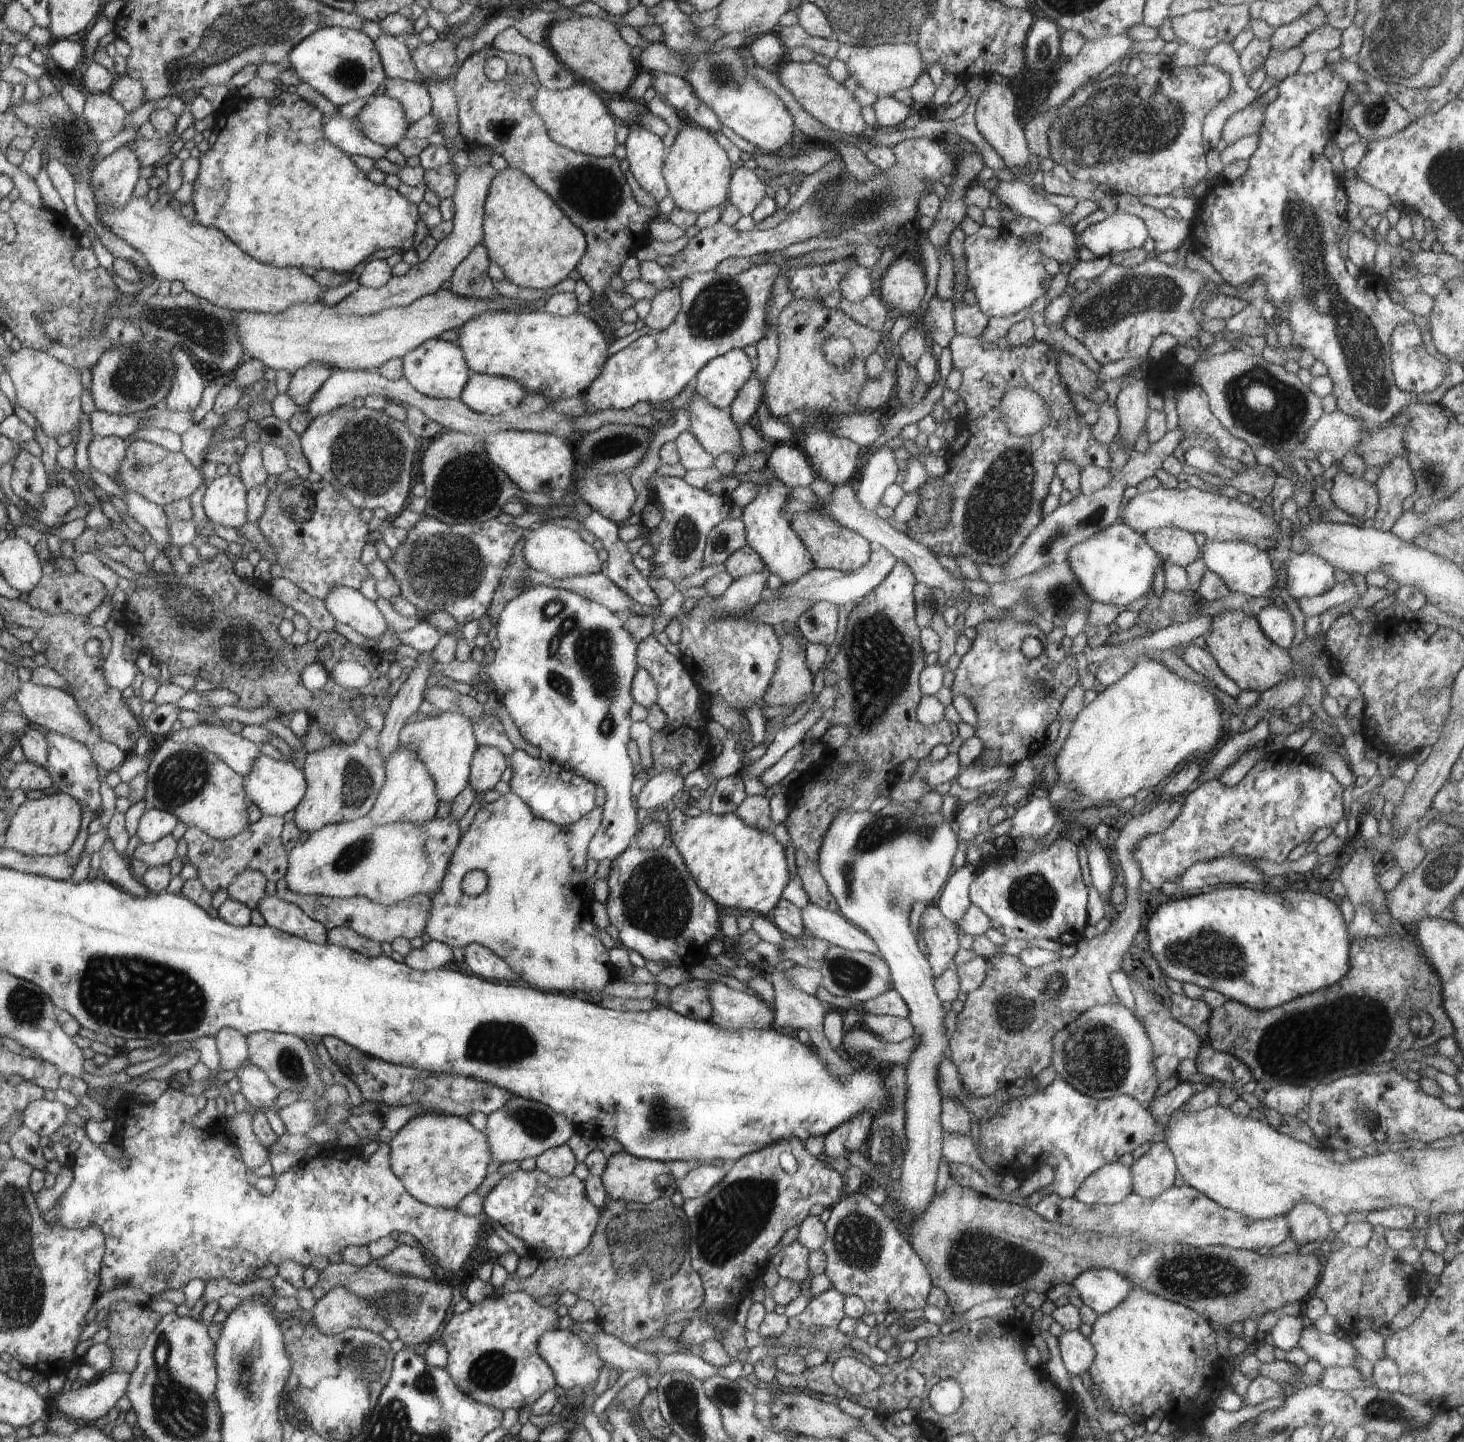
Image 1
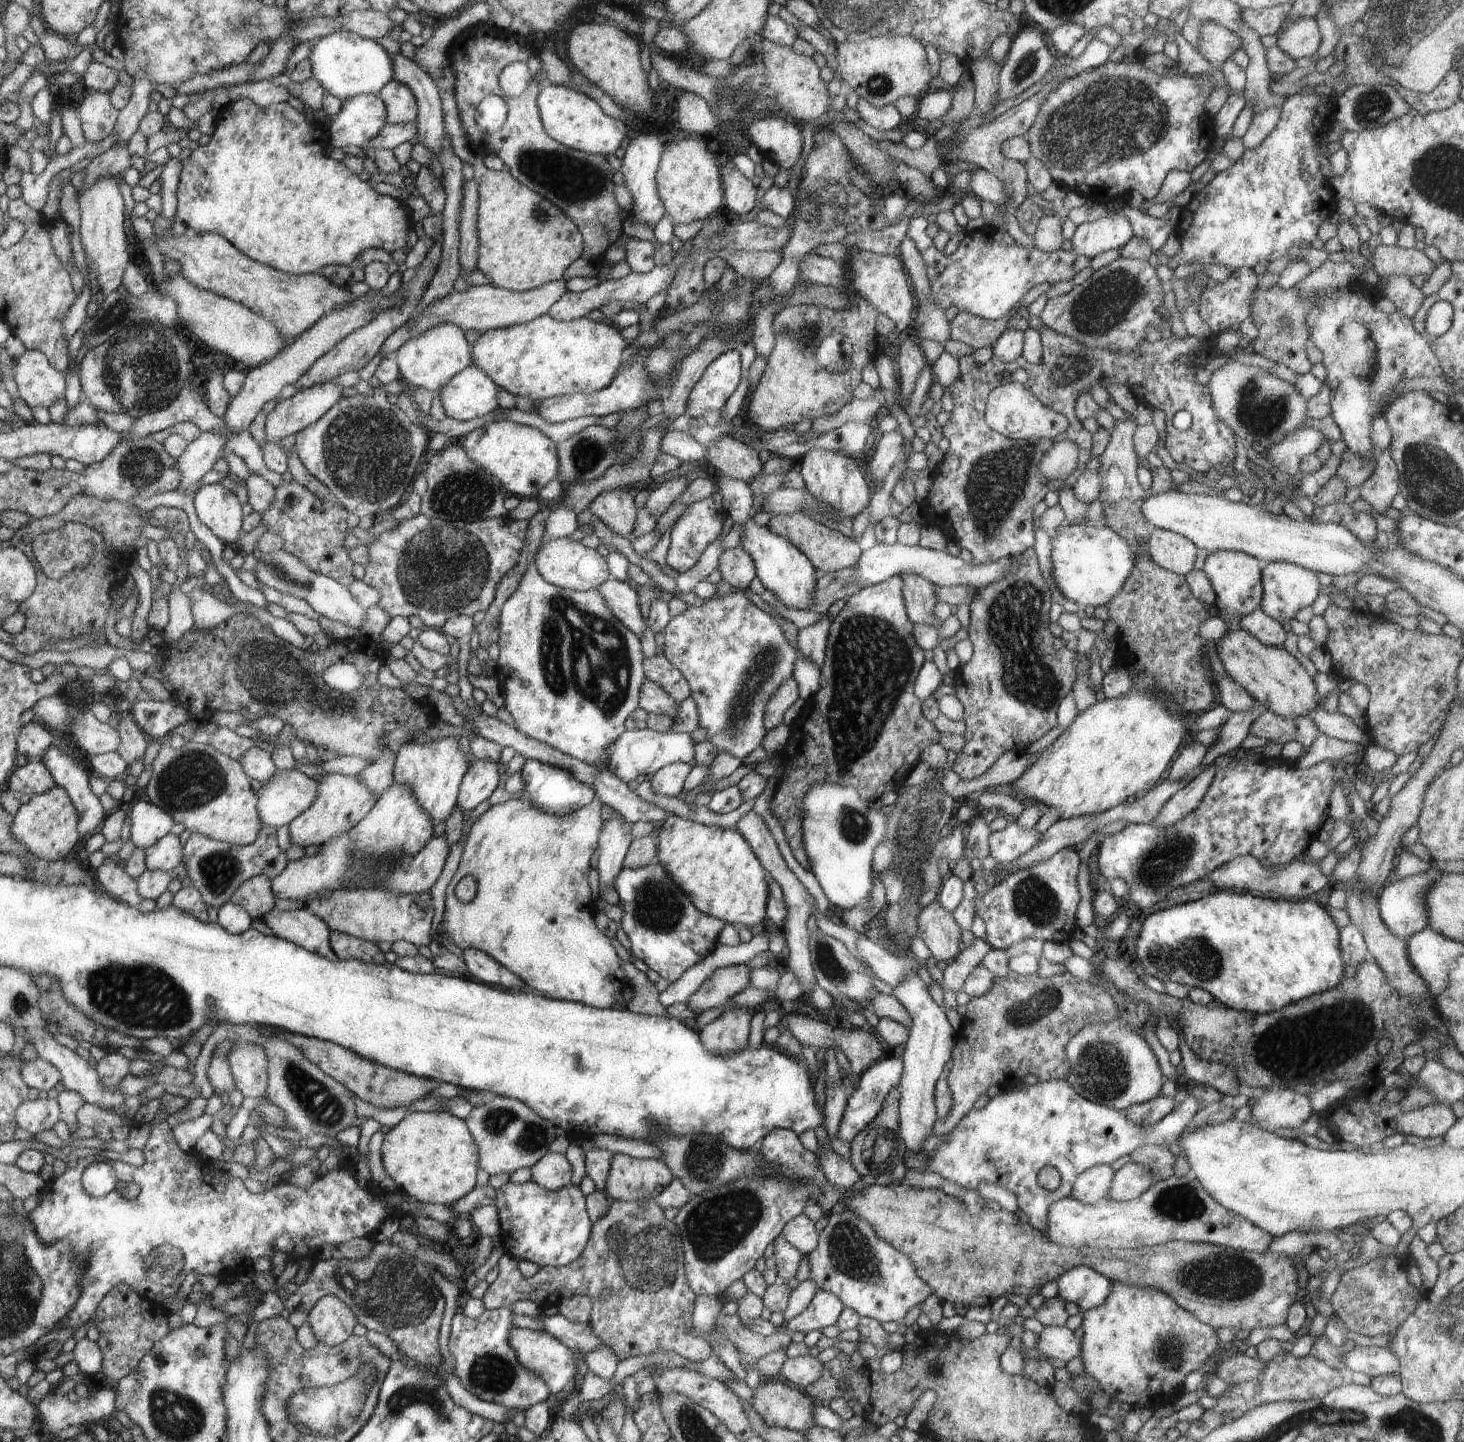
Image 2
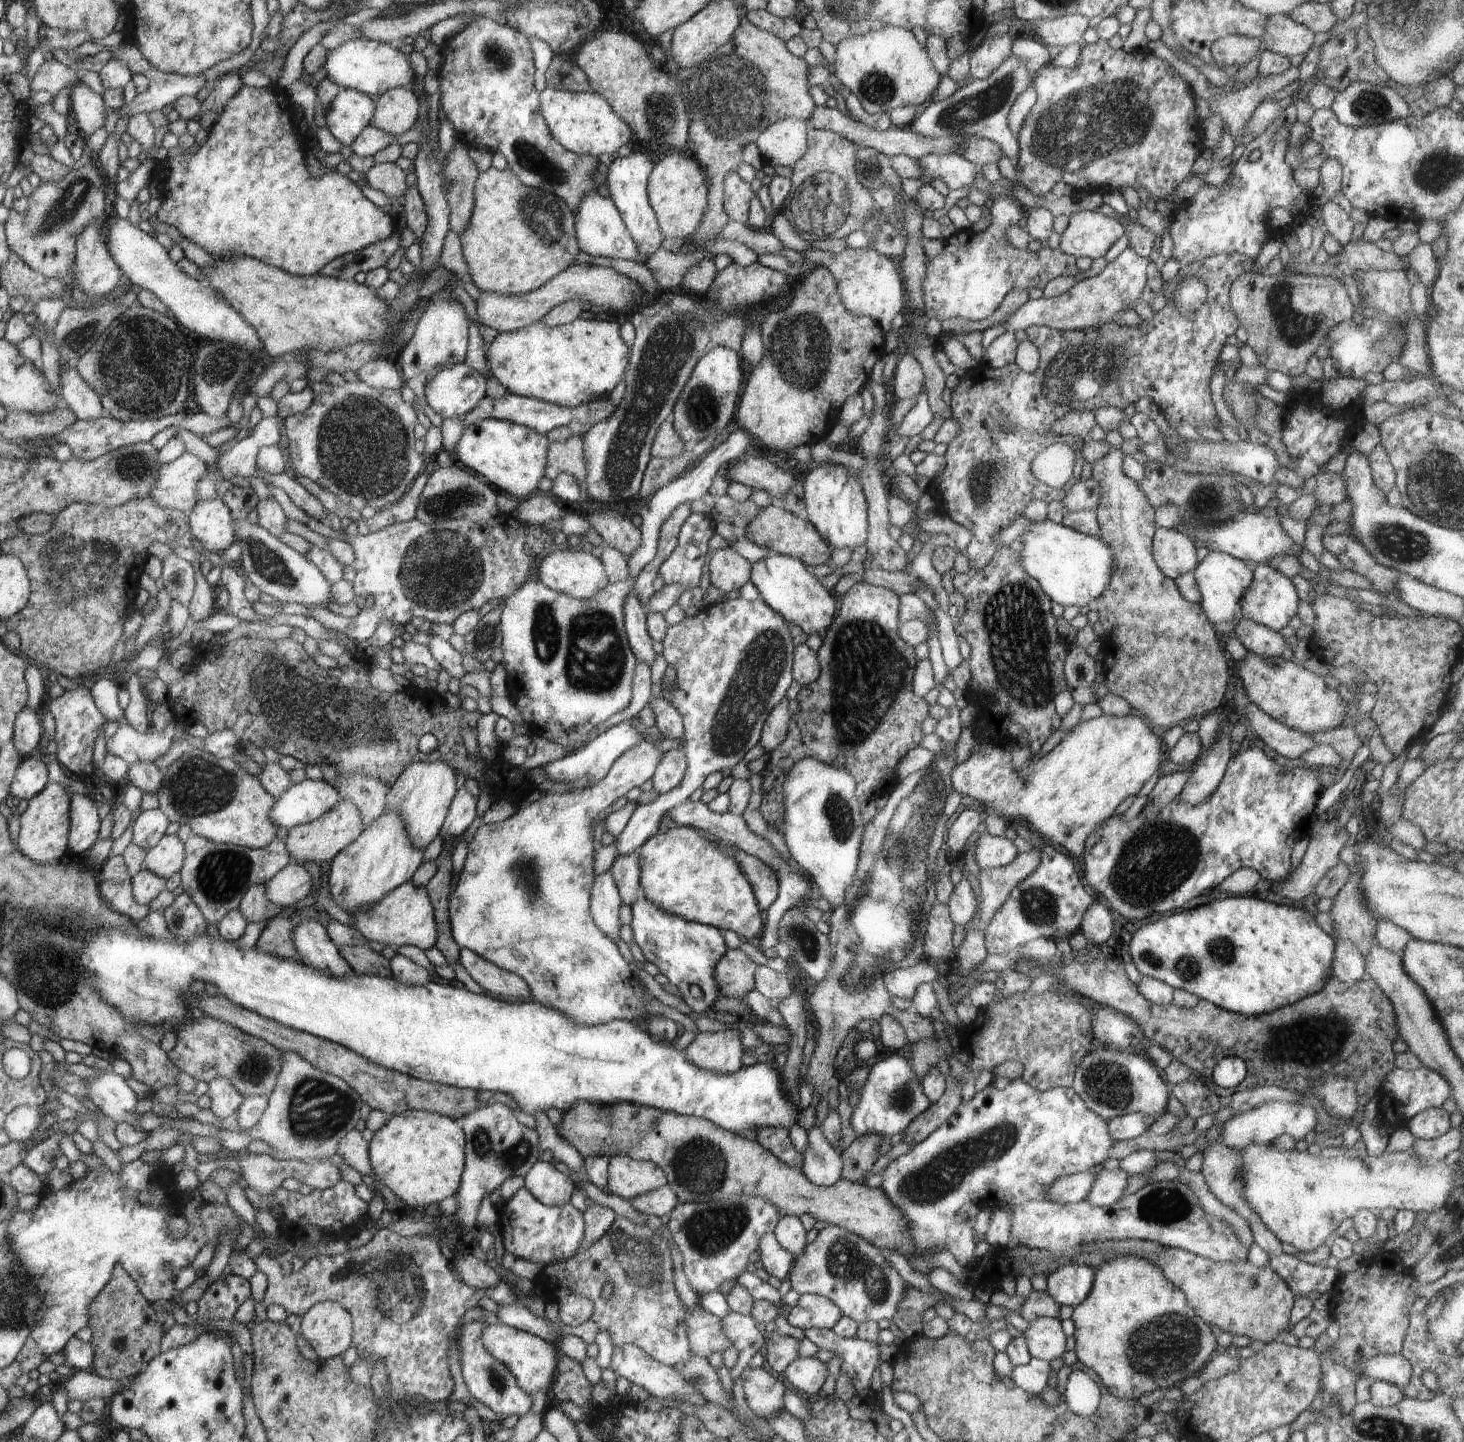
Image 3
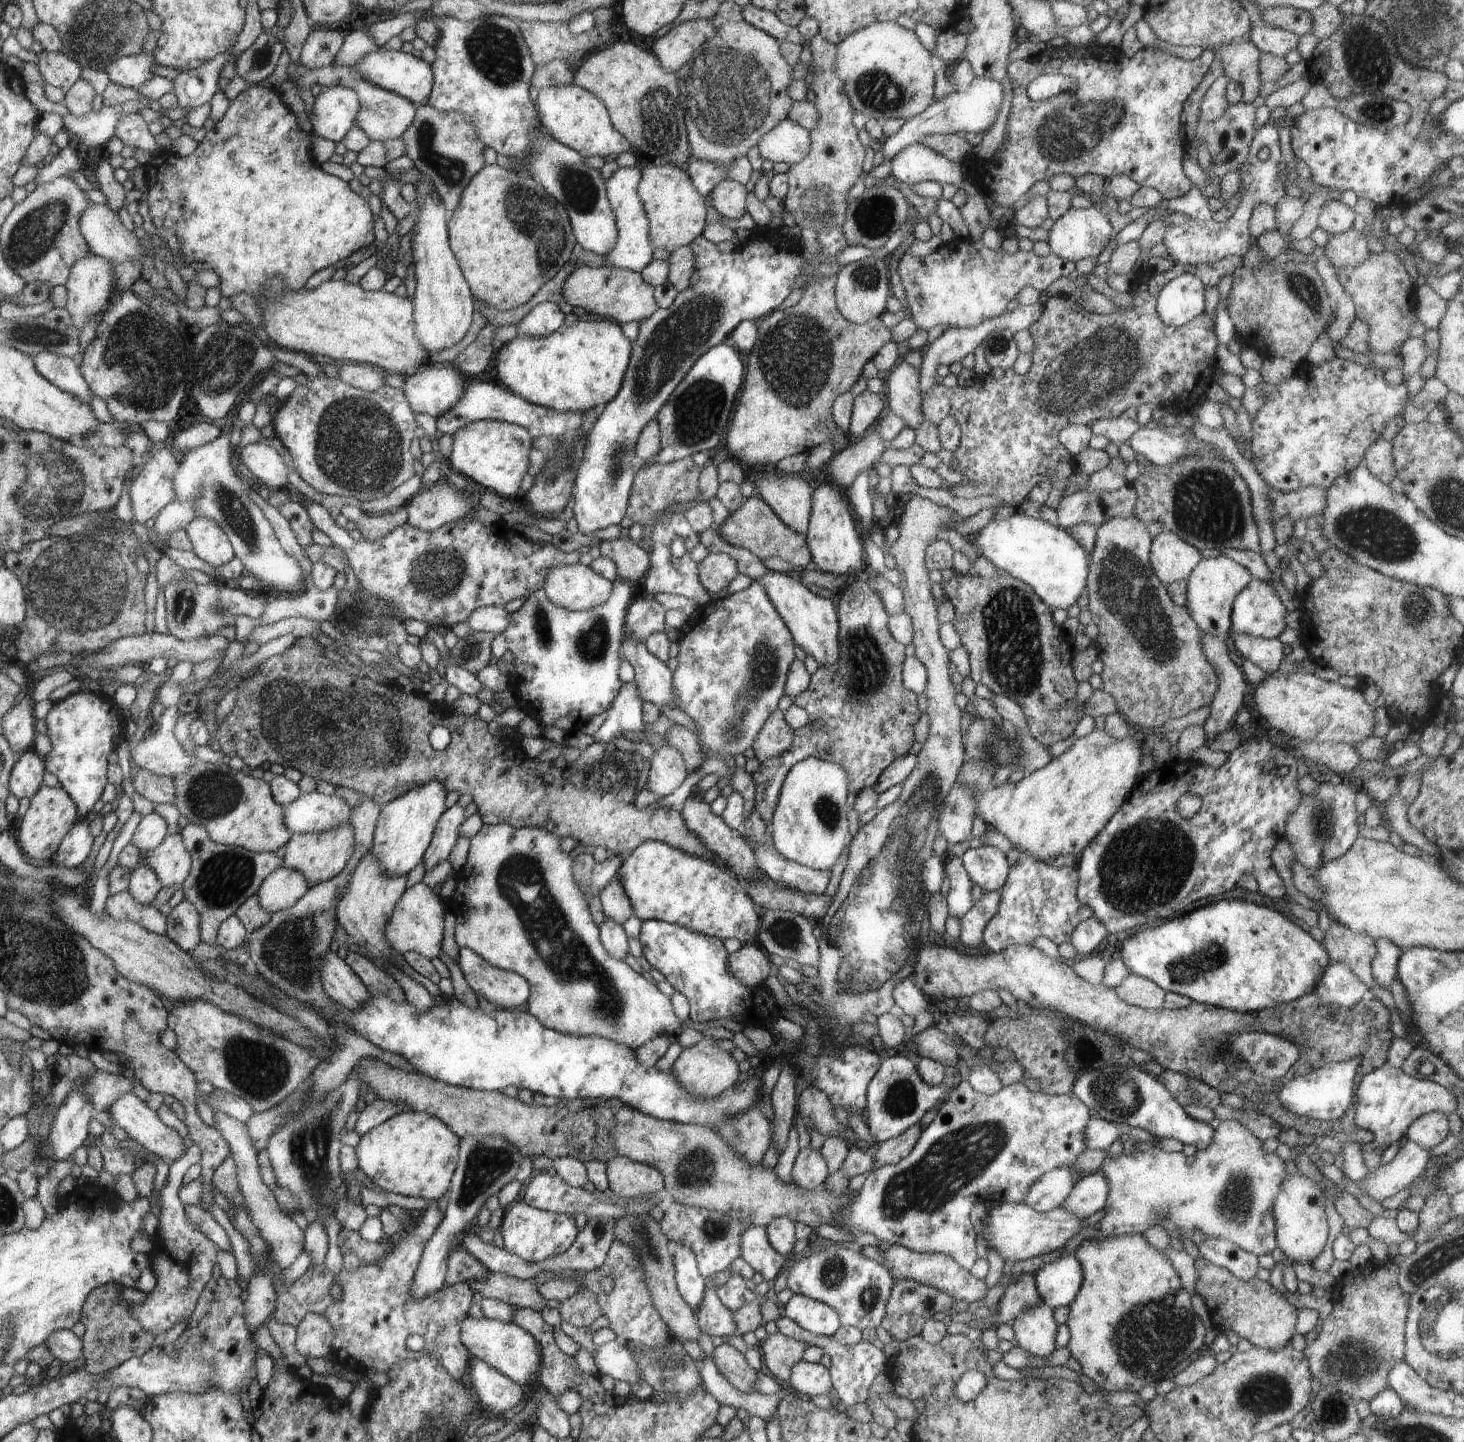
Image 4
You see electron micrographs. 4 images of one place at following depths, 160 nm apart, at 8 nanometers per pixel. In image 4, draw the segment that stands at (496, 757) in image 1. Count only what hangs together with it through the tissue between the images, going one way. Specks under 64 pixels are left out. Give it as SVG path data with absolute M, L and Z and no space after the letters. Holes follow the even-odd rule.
M457 803L444 812L444 816L437 822L437 828L434 829L433 840L425 852L423 861L425 874L448 859L459 838L460 827L467 822L465 808Z

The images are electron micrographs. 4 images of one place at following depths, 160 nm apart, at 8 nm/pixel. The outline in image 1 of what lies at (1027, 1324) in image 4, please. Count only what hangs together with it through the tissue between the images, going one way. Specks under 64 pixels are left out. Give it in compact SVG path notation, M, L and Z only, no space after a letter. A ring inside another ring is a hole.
M1080 1330L1065 1331L1058 1336L1058 1346L1064 1365L1070 1374L1089 1372L1096 1360L1096 1348Z

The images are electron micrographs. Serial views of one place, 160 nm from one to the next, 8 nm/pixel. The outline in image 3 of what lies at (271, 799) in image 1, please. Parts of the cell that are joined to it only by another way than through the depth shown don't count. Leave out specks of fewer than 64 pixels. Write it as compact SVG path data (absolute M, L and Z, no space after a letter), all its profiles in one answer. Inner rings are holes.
M304 778L302 782L291 783L284 794L274 798L270 818L278 828L294 829L336 808L340 798L337 788L328 782Z

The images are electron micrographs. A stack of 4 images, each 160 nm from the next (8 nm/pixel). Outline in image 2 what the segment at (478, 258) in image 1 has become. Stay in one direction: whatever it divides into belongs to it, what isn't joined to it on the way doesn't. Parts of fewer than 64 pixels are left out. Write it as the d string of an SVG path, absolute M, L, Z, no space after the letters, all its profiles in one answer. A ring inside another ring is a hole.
M465 181L462 200L462 220L460 220L459 263L460 270L478 270L478 248L480 236L477 232L477 209L480 188L478 182Z

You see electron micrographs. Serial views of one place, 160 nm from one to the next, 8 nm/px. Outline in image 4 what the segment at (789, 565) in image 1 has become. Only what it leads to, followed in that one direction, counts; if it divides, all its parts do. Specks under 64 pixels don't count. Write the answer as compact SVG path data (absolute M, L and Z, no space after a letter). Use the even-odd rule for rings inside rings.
M767 570L760 582L765 586L769 598L780 612L792 632L793 641L800 649L812 656L820 667L831 667L837 664L841 657L839 645L839 620L837 610L830 599L816 594L805 583L800 583L789 574Z

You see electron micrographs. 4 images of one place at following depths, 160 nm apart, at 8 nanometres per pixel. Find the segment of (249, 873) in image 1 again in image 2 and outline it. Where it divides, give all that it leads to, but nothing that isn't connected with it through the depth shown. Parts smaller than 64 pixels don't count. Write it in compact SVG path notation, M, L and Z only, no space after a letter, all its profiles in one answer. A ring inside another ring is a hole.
M263 875L246 880L230 898L230 902L244 908L252 919L263 919L275 908L276 900L271 890L271 881Z

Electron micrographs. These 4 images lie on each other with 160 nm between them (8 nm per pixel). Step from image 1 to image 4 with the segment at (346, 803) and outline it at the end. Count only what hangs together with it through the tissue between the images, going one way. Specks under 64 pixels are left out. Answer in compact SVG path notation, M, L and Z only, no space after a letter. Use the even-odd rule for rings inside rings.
M338 827L325 833L293 833L293 838L285 845L286 853L282 862L286 867L300 871L308 880L309 886L320 884L337 876L356 852L354 831L348 827Z

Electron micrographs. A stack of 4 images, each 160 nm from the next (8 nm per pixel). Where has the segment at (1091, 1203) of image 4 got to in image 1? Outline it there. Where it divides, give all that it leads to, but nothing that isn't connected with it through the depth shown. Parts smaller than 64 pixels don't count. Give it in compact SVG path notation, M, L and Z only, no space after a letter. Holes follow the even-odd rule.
M1165 1142L1153 1143L1148 1151L1130 1165L1132 1193L1156 1198L1174 1186L1178 1172L1174 1156Z

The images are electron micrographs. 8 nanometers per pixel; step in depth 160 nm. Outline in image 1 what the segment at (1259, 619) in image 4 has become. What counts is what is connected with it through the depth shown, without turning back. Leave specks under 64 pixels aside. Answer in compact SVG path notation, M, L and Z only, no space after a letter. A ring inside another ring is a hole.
M1292 553L1285 567L1286 590L1300 602L1304 596L1311 598L1328 592L1335 584L1336 568L1314 554Z

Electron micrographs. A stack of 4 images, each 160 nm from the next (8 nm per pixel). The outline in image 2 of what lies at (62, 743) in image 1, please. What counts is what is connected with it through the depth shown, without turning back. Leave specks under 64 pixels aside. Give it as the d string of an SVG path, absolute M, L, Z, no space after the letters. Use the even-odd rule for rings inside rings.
M51 745L41 762L53 776L53 782L66 790L78 810L78 833L84 842L88 836L96 833L104 821L104 808L90 788L90 770L74 757L71 750L62 750Z

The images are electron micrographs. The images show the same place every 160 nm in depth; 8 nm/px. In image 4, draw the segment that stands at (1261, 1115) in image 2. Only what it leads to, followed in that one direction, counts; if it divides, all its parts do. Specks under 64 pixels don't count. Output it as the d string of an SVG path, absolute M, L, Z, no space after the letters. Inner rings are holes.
M1235 1120L1222 1121L1218 1128L1215 1128L1211 1143L1205 1148L1200 1149L1199 1152L1194 1154L1194 1163L1192 1165L1185 1164L1185 1158L1183 1153L1169 1153L1165 1150L1159 1149L1154 1146L1146 1151L1134 1151L1129 1154L1121 1153L1120 1155L1112 1157L1106 1155L1106 1158L1101 1162L1098 1172L1102 1173L1108 1184L1110 1185L1110 1192L1105 1204L1105 1214L1102 1216L1100 1222L1100 1232L1104 1236L1110 1235L1123 1235L1126 1233L1144 1233L1148 1228L1160 1224L1164 1226L1166 1231L1170 1235L1177 1235L1178 1238L1190 1239L1194 1230L1200 1230L1204 1233L1205 1237L1224 1239L1230 1241L1232 1244L1238 1246L1246 1252L1255 1254L1257 1257L1262 1254L1271 1254L1272 1250L1277 1247L1277 1238L1275 1235L1275 1218L1273 1215L1273 1206L1275 1198L1278 1196L1279 1190L1283 1181L1285 1181L1289 1175L1288 1172L1266 1172L1266 1166L1264 1166L1264 1150L1262 1150L1263 1141L1260 1140L1255 1133L1253 1133L1248 1127L1245 1127L1241 1122Z

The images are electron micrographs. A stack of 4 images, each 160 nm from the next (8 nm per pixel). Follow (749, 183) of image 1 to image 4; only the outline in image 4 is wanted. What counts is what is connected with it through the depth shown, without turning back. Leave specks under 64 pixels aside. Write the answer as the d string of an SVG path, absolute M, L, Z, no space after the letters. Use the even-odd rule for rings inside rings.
M722 180L711 191L712 213L738 220L748 211L748 196L743 184Z

